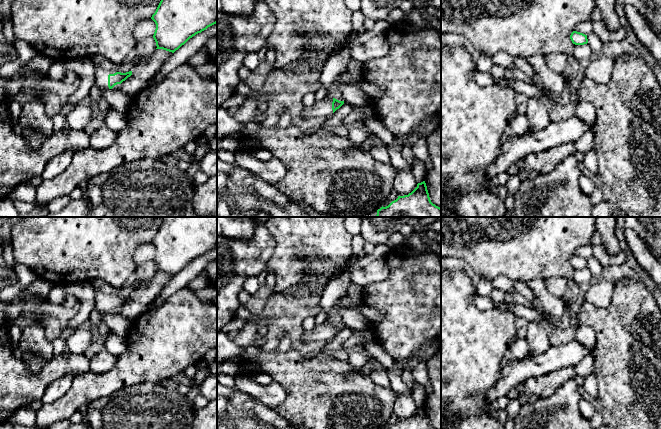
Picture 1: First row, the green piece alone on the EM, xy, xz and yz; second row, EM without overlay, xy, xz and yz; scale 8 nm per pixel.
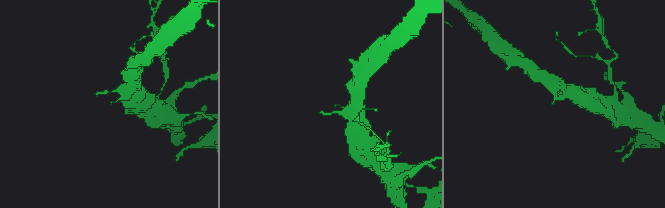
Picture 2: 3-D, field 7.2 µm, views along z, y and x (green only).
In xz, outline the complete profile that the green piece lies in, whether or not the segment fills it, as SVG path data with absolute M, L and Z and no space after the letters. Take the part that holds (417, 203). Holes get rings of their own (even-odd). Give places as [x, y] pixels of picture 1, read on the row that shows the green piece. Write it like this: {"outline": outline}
{"outline": "M423 181L408 195L398 196L388 206L378 209L376 217L441 217L441 208L431 202Z"}

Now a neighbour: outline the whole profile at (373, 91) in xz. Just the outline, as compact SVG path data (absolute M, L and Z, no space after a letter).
M357 78L356 82L358 83L359 87L371 98L377 98L384 94L384 91L382 89L372 83L364 81L360 78Z

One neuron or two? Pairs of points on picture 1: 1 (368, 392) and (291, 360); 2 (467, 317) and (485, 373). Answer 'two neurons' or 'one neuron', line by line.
1: one neuron
2: one neuron

